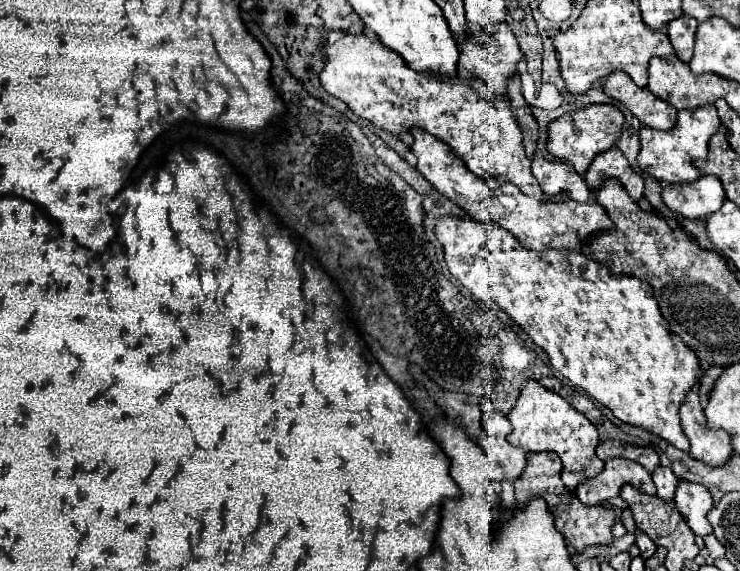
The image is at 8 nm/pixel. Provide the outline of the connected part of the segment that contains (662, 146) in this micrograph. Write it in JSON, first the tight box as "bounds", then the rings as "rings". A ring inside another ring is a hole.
{"bounds":[638,105,720,185],"rings":[[[714,105],[678,111],[678,123],[670,131],[656,131],[650,127],[642,127],[640,129],[642,149],[638,155],[638,167],[662,183],[670,183],[670,185],[694,183],[702,175],[694,165],[694,159],[708,155],[708,141],[718,131],[718,127],[720,127],[720,119],[716,115]]]}

